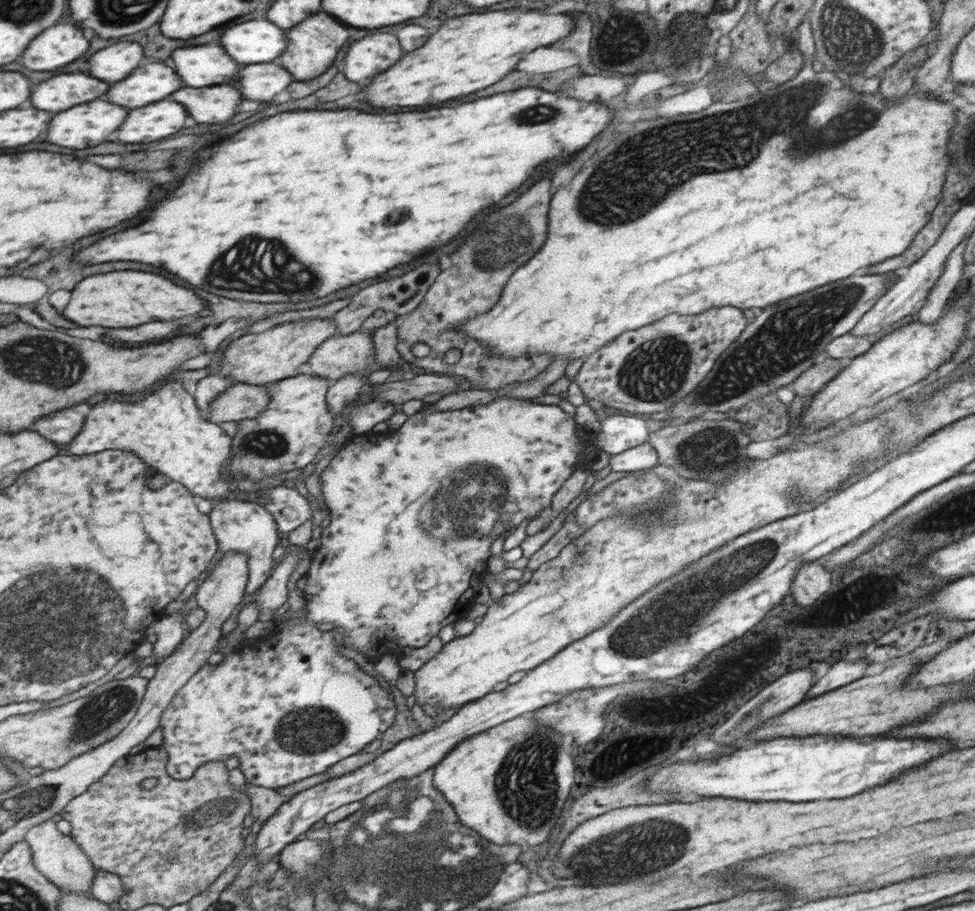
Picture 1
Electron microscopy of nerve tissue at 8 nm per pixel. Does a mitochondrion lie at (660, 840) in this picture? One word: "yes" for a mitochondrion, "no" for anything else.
yes

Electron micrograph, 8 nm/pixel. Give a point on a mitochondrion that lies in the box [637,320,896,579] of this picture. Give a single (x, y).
(707, 452)

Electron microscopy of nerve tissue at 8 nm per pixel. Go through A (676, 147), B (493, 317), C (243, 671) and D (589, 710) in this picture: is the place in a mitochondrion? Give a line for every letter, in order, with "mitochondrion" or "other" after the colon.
A: mitochondrion
B: other
C: other
D: mitochondrion

